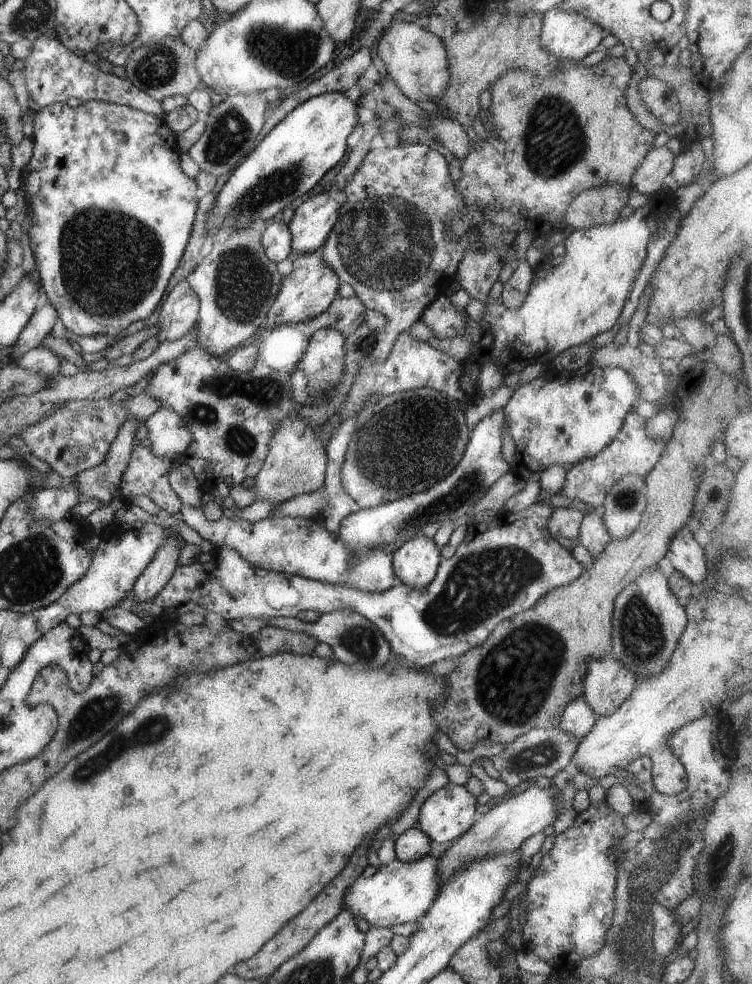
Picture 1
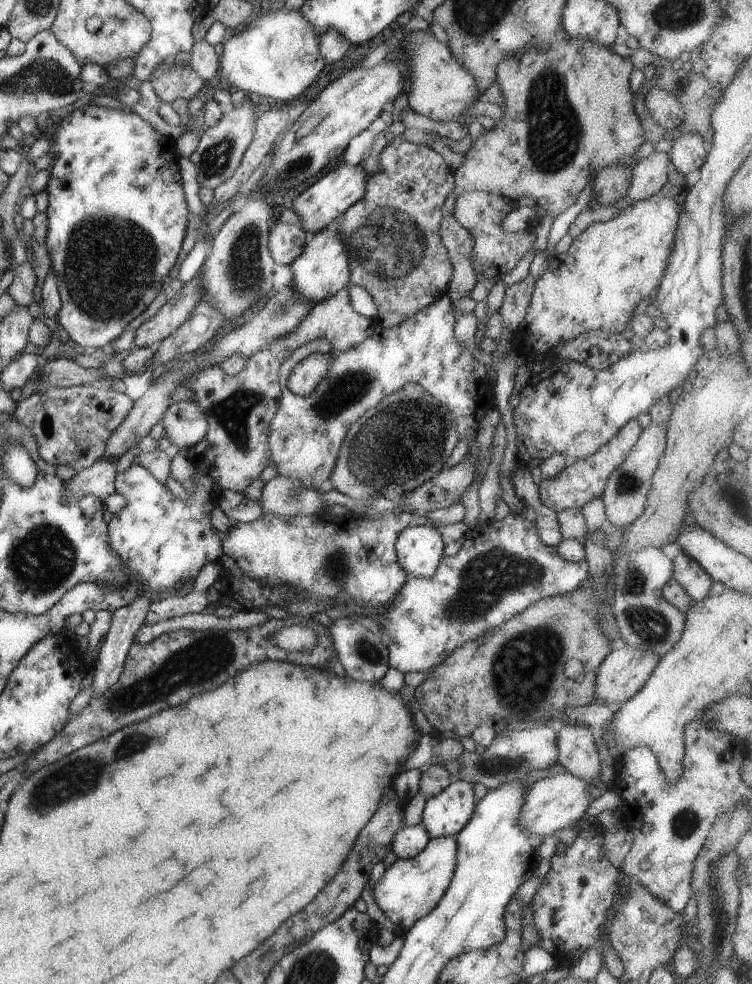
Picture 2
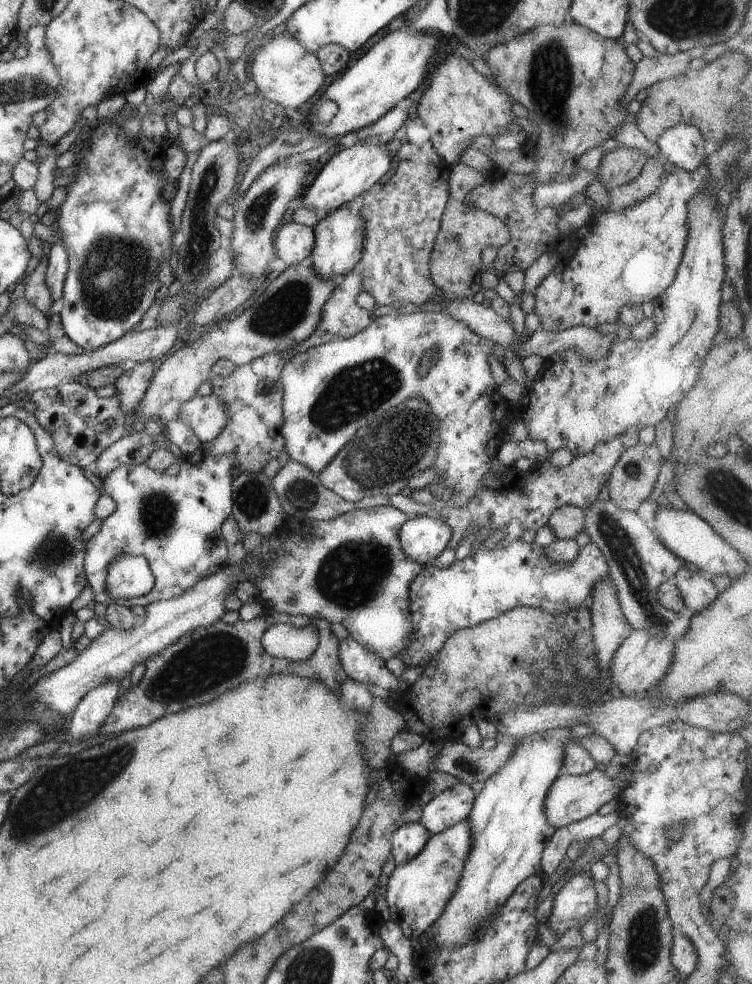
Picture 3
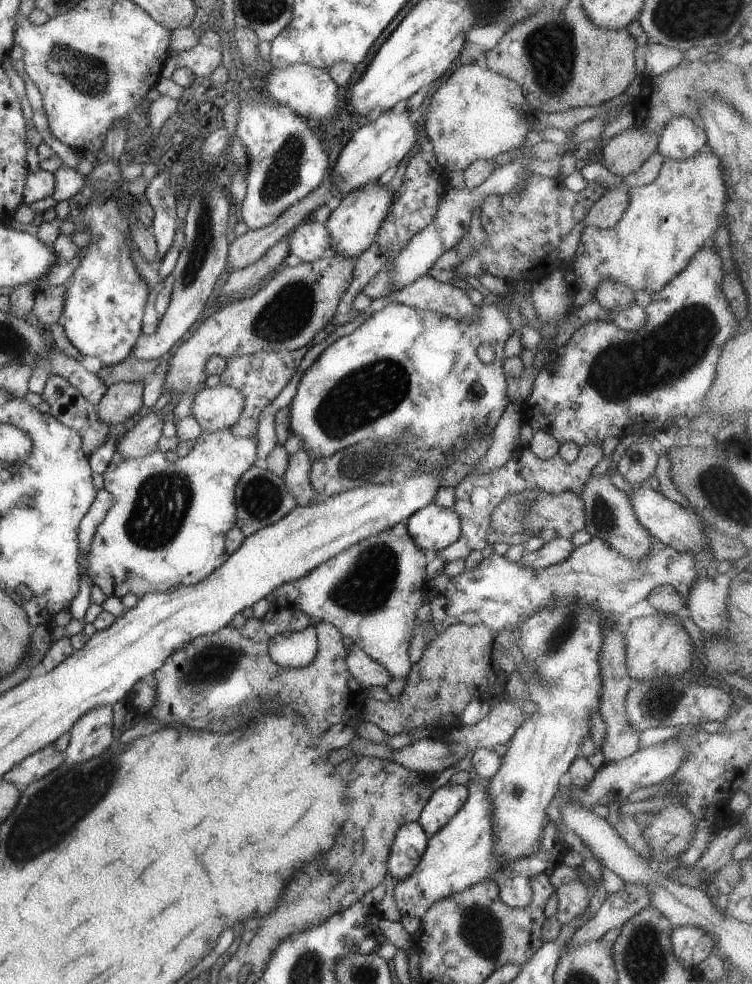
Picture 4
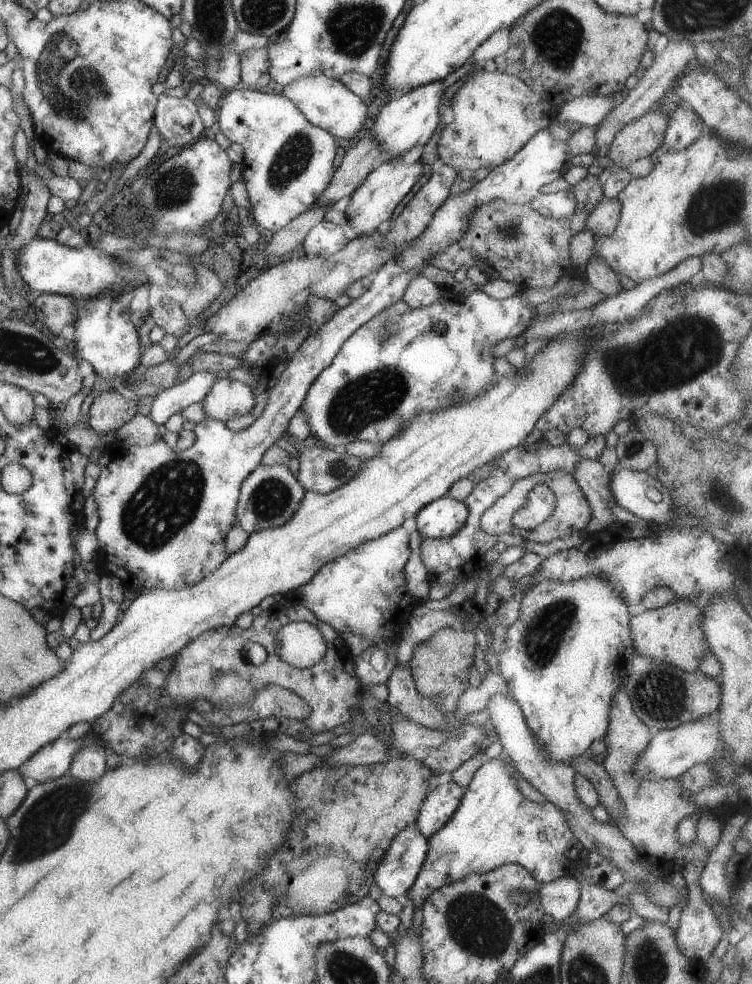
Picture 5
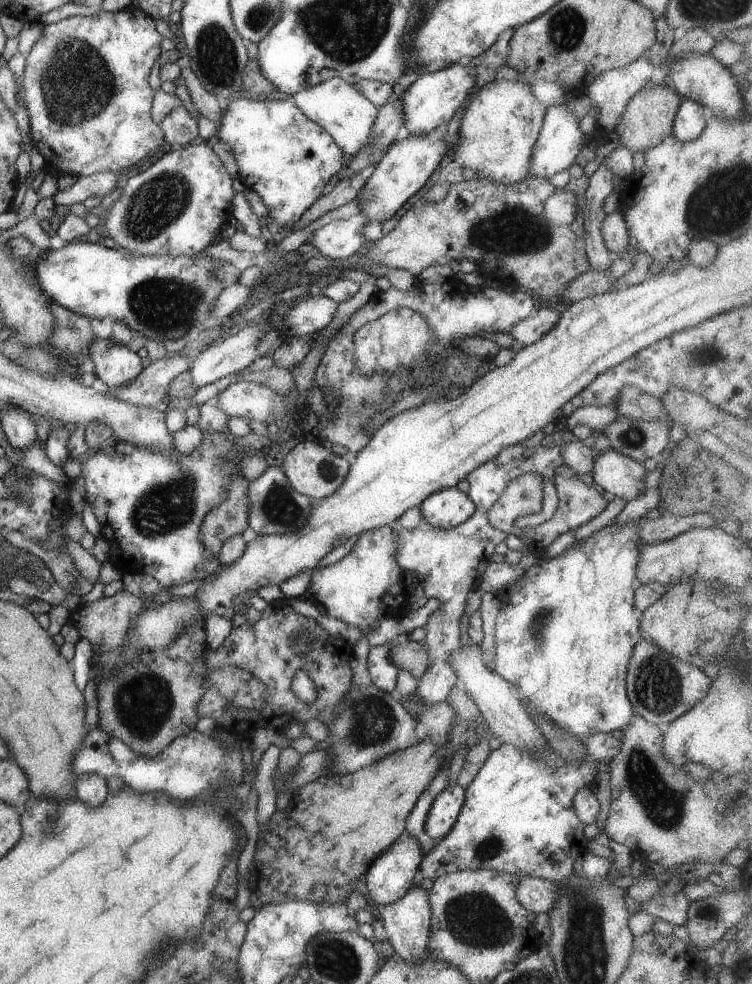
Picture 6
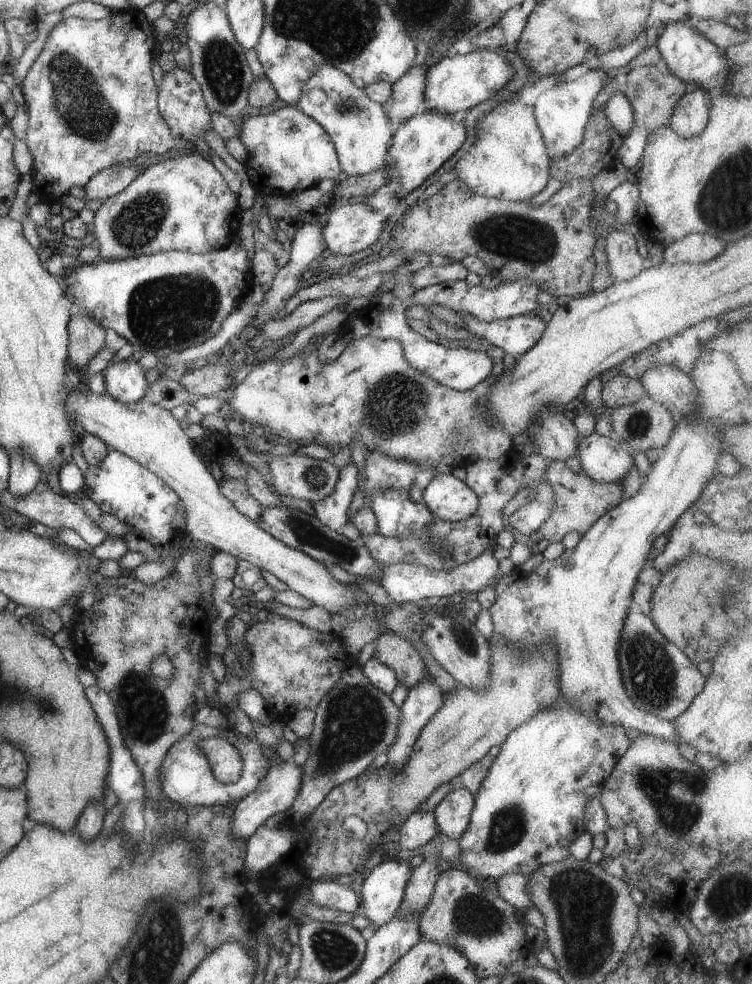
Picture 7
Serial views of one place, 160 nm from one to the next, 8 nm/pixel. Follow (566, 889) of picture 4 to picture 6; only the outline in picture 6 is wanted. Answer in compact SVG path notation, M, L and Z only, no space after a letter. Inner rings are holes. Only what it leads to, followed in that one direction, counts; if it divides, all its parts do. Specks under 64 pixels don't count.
M521 877L518 888L518 900L535 915L547 913L559 901L559 886L551 880L538 877Z

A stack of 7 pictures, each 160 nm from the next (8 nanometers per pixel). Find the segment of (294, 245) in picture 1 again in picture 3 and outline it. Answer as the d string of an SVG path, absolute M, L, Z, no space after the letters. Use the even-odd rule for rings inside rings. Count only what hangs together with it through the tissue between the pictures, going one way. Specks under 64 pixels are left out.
M354 145L332 156L330 161L318 172L316 178L302 200L303 207L315 210L324 217L334 209L340 209L343 204L364 194L373 184L376 184L390 170L391 154L385 145Z

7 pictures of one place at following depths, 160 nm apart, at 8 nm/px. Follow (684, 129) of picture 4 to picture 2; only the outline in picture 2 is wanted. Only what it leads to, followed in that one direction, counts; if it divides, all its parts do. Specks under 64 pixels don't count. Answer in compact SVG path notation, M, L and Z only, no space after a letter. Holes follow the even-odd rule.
M683 132L682 136L672 142L669 153L672 167L684 176L701 168L709 148L702 136L698 133Z

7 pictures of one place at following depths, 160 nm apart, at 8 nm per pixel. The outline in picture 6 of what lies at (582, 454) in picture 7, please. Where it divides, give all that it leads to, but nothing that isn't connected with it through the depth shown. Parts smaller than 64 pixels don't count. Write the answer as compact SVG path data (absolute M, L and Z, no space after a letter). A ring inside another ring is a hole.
M610 448L595 457L592 478L612 497L618 496L627 503L644 494L646 472L644 464Z

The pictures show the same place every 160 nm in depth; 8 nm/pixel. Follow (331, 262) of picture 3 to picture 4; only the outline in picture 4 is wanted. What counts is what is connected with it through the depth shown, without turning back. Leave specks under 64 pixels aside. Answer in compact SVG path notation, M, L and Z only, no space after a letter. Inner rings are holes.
M378 181L367 185L342 196L326 220L325 225L331 238L330 253L354 261L361 254L364 254L375 241L378 228L388 214L394 194L389 192L387 187L384 189L379 186Z

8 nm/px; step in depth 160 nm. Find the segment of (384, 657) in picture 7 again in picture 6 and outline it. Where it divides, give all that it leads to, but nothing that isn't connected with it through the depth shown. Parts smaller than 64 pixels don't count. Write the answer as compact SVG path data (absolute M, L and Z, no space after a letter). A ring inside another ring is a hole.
M406 636L398 637L391 648L391 661L399 670L408 671L419 680L430 664L426 643L410 641Z

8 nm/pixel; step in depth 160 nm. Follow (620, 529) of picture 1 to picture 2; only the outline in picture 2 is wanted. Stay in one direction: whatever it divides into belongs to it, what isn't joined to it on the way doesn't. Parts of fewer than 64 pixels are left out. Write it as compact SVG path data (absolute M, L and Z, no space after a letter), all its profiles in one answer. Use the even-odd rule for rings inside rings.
M650 423L640 433L628 458L608 477L605 489L601 494L605 513L610 526L625 529L643 512L647 503L647 494L651 489L654 471L667 445L667 423Z

